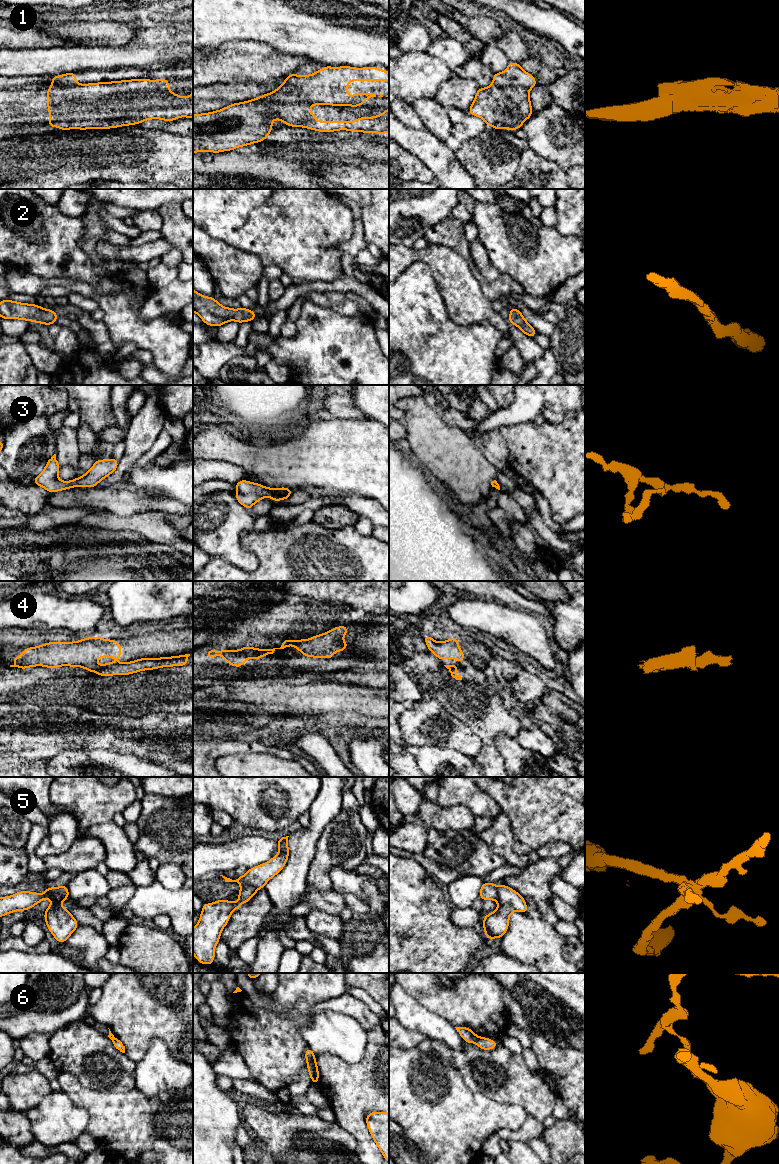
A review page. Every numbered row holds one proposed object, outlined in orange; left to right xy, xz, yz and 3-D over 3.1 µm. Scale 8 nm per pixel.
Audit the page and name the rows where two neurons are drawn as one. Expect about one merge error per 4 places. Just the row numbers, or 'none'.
1, 4, 5, 6

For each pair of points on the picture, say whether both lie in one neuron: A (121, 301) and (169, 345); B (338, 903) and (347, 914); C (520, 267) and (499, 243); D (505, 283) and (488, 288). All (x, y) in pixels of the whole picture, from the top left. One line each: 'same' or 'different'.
A: same
B: different
C: same
D: same

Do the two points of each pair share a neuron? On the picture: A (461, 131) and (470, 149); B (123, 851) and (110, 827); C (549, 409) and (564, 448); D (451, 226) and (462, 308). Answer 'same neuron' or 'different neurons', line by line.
A: different neurons
B: same neuron
C: different neurons
D: different neurons

